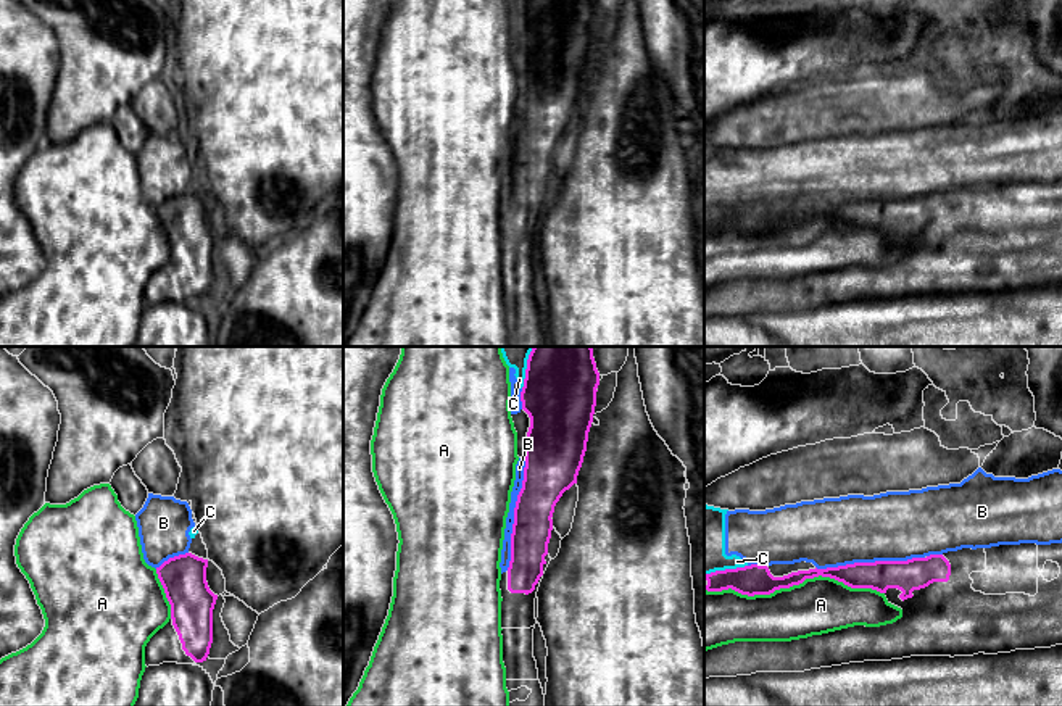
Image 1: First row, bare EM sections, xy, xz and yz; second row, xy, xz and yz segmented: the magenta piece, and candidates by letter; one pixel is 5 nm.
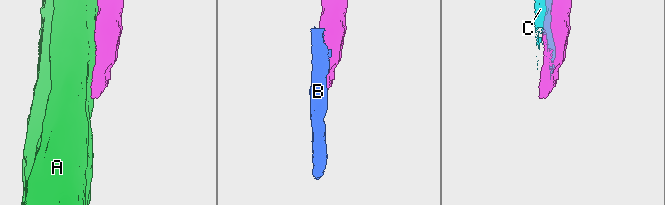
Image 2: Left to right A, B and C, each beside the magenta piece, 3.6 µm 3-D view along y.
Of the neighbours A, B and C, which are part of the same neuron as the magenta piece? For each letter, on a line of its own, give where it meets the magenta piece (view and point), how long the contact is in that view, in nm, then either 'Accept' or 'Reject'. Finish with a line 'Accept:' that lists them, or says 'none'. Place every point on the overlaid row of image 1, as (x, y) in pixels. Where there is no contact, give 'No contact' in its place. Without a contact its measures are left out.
A: Touches magenta at yz (795, 584). Shared border 900 nm. Reject
B: Touches magenta at xz (514, 514). Shared border 550 nm. Reject
C: Touches magenta at yz (725, 569). Shared border 220 nm. Reject
Accept: none

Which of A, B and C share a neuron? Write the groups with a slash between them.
A / B C

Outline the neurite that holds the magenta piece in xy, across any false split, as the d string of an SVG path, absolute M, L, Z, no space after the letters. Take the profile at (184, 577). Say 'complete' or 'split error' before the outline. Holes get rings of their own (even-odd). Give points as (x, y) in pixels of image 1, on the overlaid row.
split error | M179 554L156 567L171 604L171 619L145 646L145 666L206 661L213 643L213 609L218 600L206 582L208 559Z

